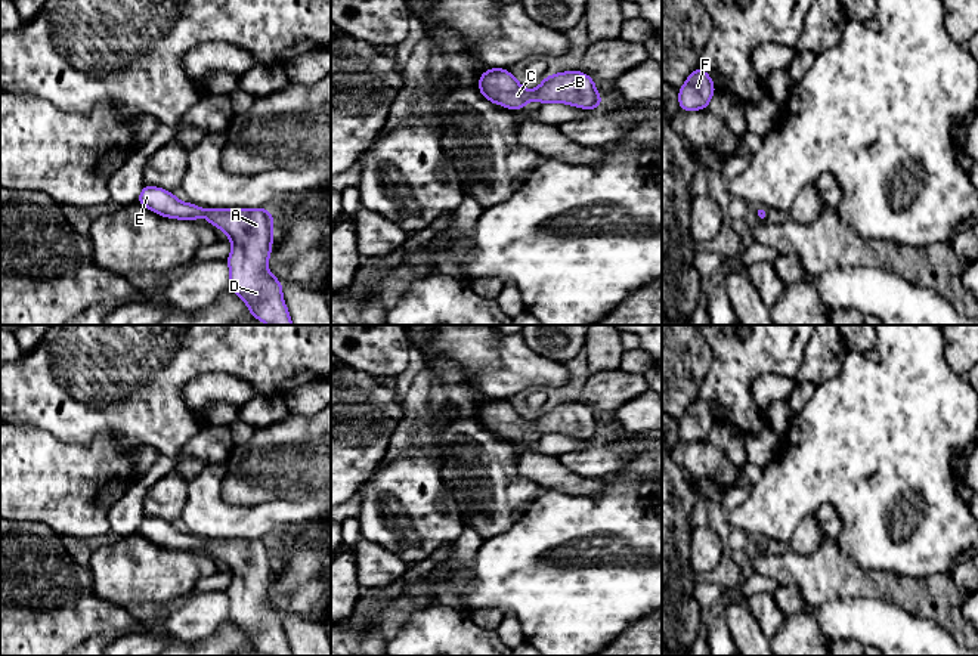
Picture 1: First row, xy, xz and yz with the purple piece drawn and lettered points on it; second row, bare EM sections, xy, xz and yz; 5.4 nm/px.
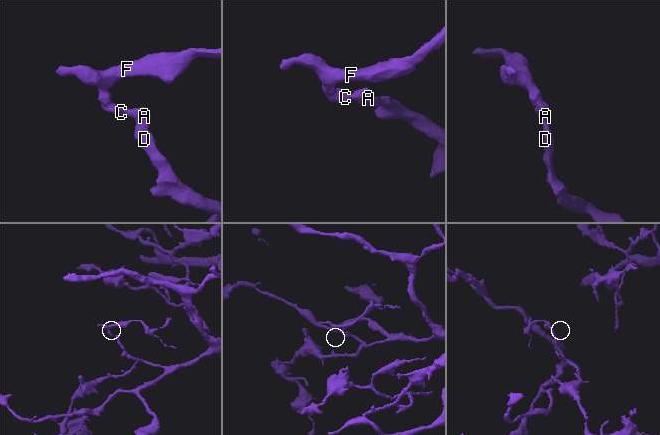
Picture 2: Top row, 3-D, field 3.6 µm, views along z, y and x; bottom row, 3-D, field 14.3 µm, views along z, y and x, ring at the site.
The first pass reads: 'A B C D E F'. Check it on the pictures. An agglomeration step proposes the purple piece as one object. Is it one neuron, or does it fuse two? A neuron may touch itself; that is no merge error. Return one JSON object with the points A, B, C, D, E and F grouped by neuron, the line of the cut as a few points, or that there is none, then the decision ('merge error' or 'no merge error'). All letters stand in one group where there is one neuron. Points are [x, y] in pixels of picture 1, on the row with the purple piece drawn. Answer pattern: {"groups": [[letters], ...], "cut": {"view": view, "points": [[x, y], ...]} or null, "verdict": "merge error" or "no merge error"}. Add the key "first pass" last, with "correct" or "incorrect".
{"groups": [["A", "B", "C", "D", "E", "F"]], "cut": null, "verdict": "no merge error", "first pass": "correct"}

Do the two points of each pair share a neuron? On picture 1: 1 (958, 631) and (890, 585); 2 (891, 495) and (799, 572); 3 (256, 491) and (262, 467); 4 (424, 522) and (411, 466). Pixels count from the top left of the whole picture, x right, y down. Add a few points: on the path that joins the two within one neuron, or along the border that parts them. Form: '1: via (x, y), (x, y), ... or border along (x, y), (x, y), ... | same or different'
1: via (941, 615), (922, 597), (906, 593) | same
2: border along (833, 541), (860, 566) | different
3: via (256, 485), (257, 473) | same
4: via (411, 508), (411, 479) | same

